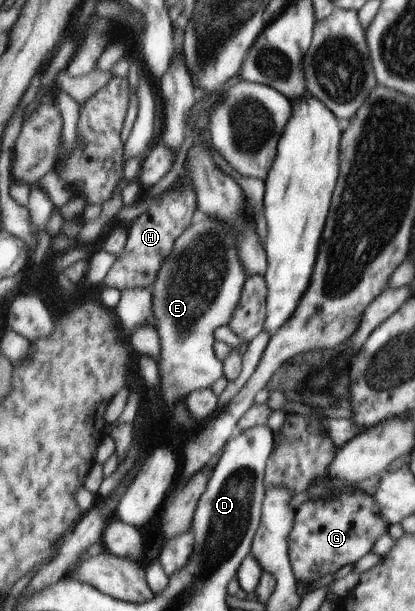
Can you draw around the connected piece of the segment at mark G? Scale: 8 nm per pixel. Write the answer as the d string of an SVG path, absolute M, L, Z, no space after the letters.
M365 492L335 494L324 501L307 501L295 510L294 527L289 538L290 568L294 580L311 584L325 574L341 574L343 566L353 565L369 548L377 536L387 532L385 520L379 518L374 498Z

